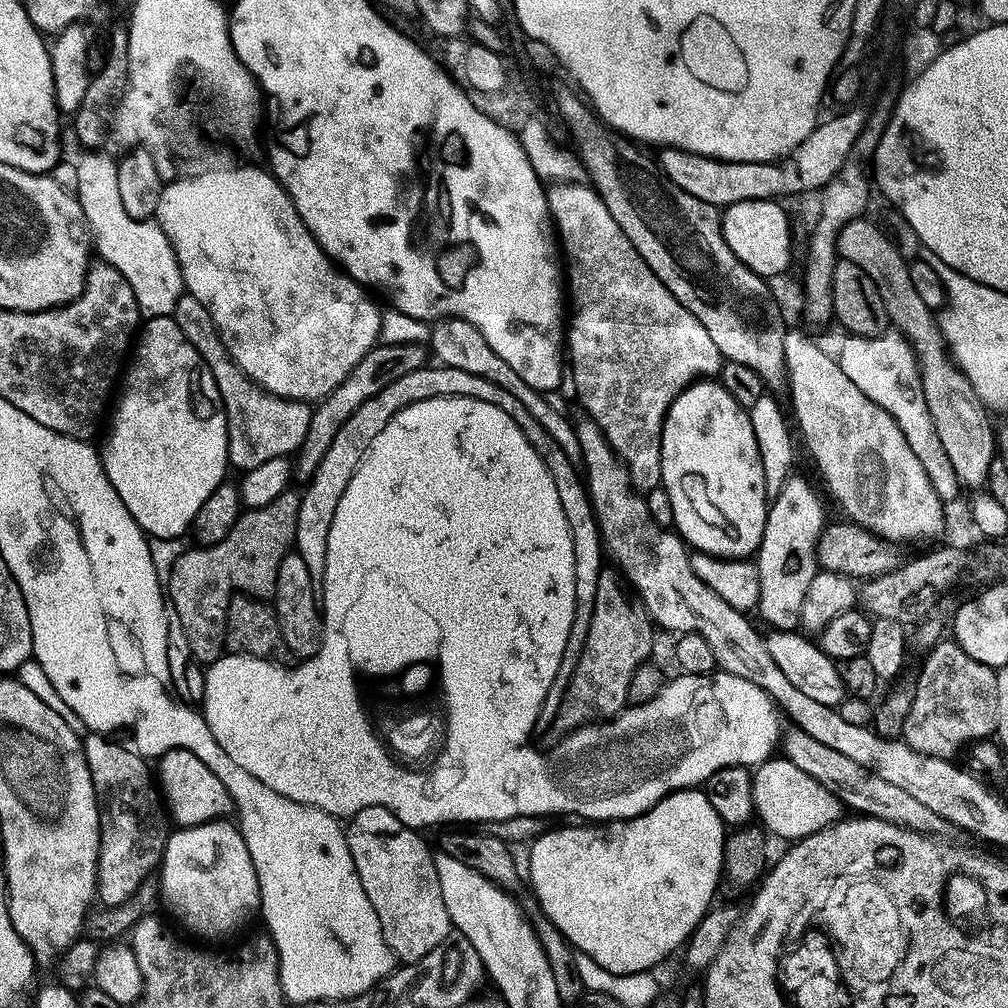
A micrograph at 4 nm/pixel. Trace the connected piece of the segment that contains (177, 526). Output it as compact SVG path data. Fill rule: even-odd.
M175 315L145 319L131 356L132 365L122 376L124 389L112 416L112 429L104 440L104 448L102 444L99 449L100 461L106 478L110 478L110 486L118 490L118 498L122 498L140 529L149 537L172 540L191 529L192 519L198 514L202 502L214 494L218 485L225 483L224 471L230 468L228 419L214 374L210 374L202 354L194 350L190 338L182 334L182 326L178 326Z

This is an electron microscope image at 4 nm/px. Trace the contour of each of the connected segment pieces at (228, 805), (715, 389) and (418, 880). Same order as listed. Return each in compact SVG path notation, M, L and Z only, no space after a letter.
M175 748L159 757L158 782L169 817L179 827L192 827L221 819L233 811L232 799L226 786L205 765L189 751Z
M704 378L699 382L689 384L684 391L678 394L678 398L674 398L674 402L664 419L664 429L660 437L662 438L662 474L660 475L660 483L662 492L668 495L668 504L672 507L672 520L676 523L674 528L680 539L688 545L689 549L704 552L706 555L721 557L725 560L743 560L751 557L759 549L764 537L770 498L766 494L764 475L762 474L762 458L758 454L758 442L754 438L754 426L752 425L749 409L739 405L720 382L713 382L711 379Z
M348 828L346 835L348 837L348 845L350 846L350 858L354 858L354 870L358 874L358 878L362 882L362 890L366 890L366 898L370 898L370 906L374 906L374 914L378 914L378 922L382 922L382 934L386 938L386 946L390 946L390 950L392 951L392 955L396 957L397 961L400 962L415 962L417 960L422 959L426 954L430 954L430 950L434 950L434 946L438 946L450 935L453 931L452 920L446 914L446 902L442 902L442 886L438 886L438 870L434 866L434 862L432 861L434 852L433 849L428 849L428 844L423 840L421 833L416 830L399 830L400 832L367 832L364 828Z

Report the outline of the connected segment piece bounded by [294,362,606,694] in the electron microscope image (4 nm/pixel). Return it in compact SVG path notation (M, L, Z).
M429 362L423 368L413 370L398 382L390 382L386 390L374 394L334 434L334 442L330 442L330 450L326 450L326 458L318 466L318 470L307 481L300 497L300 509L298 510L298 526L296 527L296 543L294 550L306 562L306 570L314 578L324 575L326 566L326 542L330 538L330 522L334 522L334 514L338 510L338 502L342 502L342 494L346 494L346 486L354 474L356 467L367 454L368 447L374 442L378 434L382 434L382 426L394 418L398 410L410 406L414 402L422 402L426 398L442 398L443 396L461 396L462 398L478 398L478 402L490 402L490 406L498 406L498 410L506 410L514 422L526 434L530 446L538 450L542 462L546 462L546 470L550 470L550 478L554 478L554 487L558 489L558 502L562 502L562 514L566 514L566 522L570 526L570 534L574 542L574 594L576 605L574 606L574 622L570 626L570 638L566 638L566 650L562 654L562 662L558 662L558 670L554 675L552 687L557 693L563 694L570 686L570 678L574 678L574 670L578 666L578 658L582 658L582 646L586 646L586 634L590 634L590 614L594 614L594 590L598 590L598 574L606 564L606 549L604 541L600 538L600 527L596 521L596 515L592 509L592 503L588 497L588 485L584 483L577 465L542 430L534 414L510 394L510 390L502 390L502 386L496 386L494 382L486 382L486 378L478 378L478 374L469 374L466 370L454 370L439 362Z

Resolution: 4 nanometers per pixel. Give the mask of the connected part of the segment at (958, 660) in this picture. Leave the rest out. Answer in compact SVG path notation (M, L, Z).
M952 638L941 639L933 645L920 677L915 677L916 693L902 735L904 743L926 756L952 760L955 752L965 749L978 740L993 735L1000 720L1000 684L996 681L997 669L976 662Z

